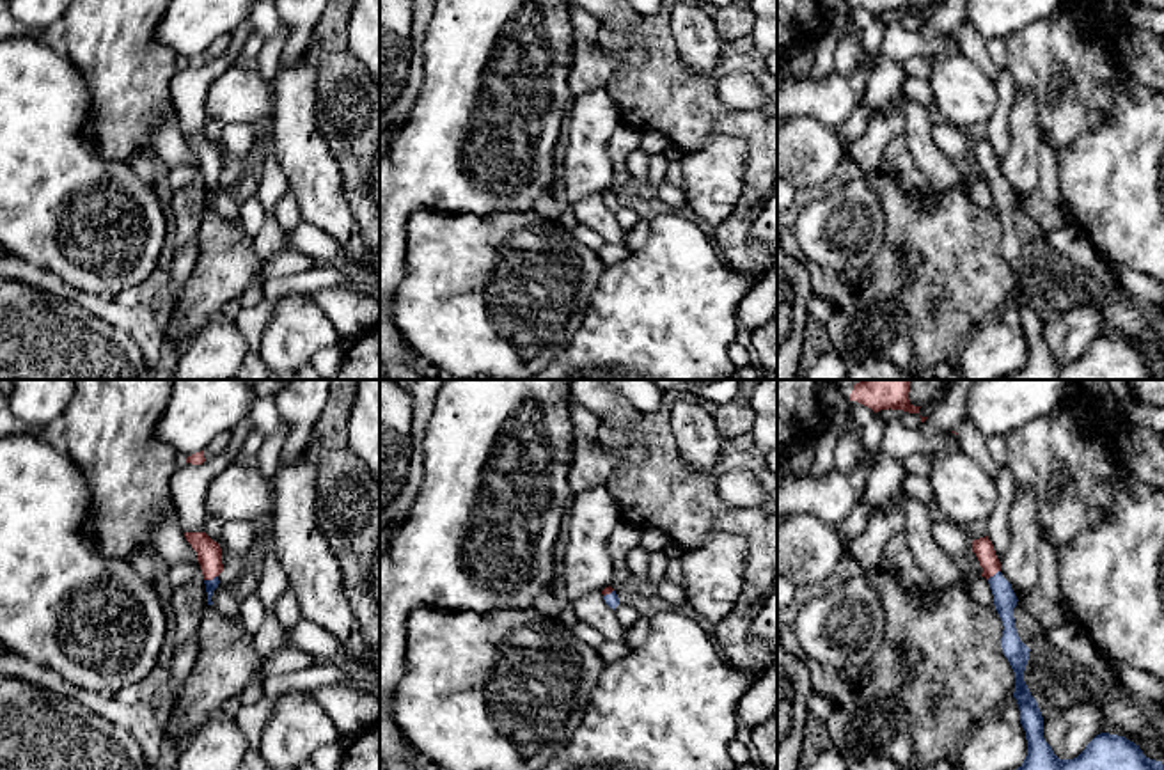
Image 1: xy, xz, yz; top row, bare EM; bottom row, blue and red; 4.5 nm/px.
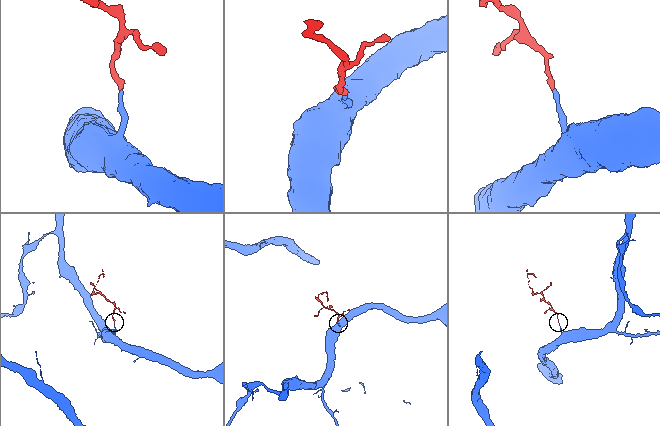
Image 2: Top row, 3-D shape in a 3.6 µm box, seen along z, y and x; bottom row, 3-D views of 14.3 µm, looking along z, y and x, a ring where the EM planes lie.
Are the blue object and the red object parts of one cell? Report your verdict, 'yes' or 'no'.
yes

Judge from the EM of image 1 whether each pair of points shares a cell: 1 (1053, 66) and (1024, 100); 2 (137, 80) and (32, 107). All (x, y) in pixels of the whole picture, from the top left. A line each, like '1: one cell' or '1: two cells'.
1: two cells
2: two cells

